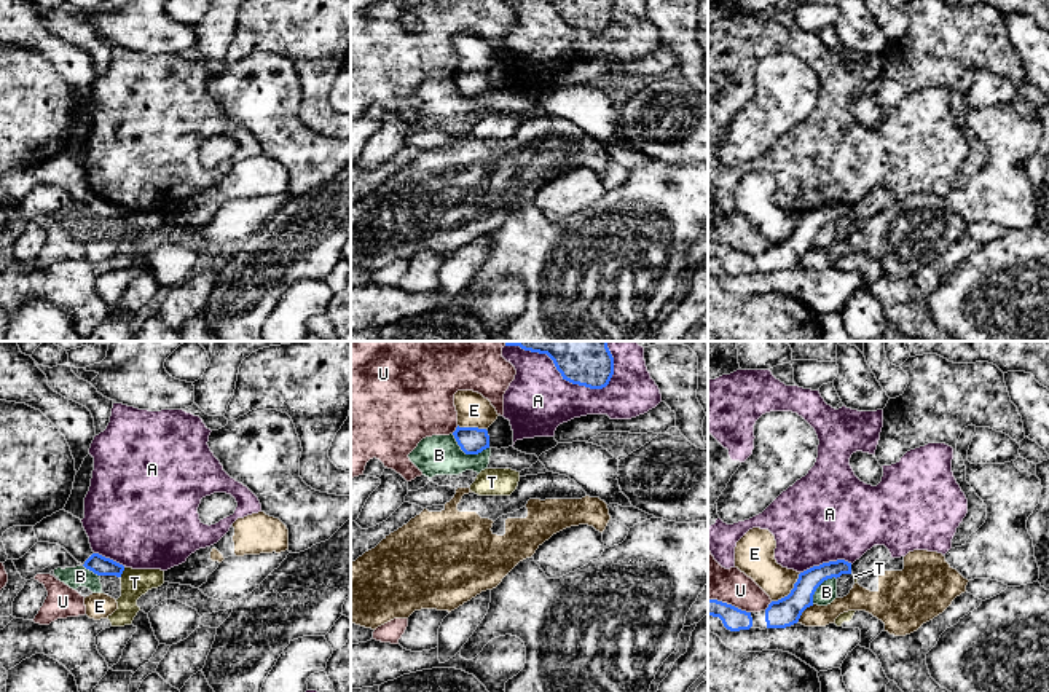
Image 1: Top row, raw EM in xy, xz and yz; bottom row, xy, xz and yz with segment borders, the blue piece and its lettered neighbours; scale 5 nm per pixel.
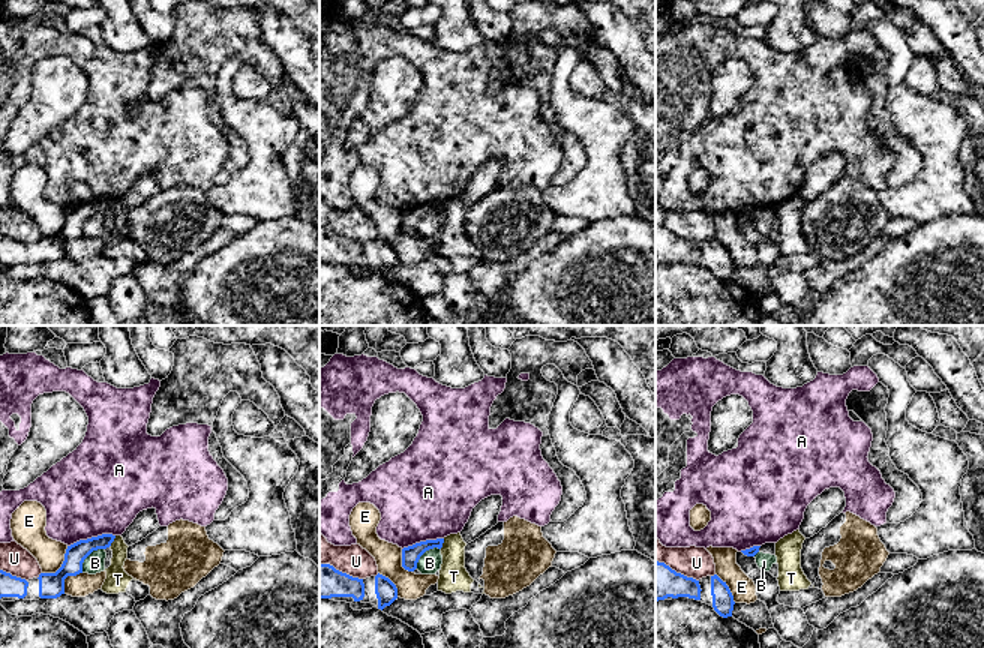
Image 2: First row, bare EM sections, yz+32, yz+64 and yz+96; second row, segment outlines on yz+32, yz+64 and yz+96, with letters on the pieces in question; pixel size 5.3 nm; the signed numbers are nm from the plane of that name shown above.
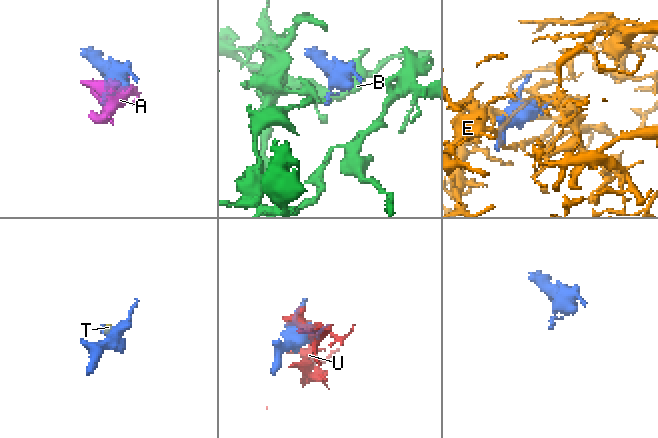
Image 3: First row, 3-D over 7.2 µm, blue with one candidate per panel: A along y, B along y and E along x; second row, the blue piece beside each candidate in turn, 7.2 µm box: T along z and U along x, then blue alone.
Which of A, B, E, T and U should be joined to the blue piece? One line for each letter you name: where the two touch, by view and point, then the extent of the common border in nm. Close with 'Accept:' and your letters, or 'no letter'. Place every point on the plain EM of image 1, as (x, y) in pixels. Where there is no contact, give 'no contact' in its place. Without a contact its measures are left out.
Accept: no letter

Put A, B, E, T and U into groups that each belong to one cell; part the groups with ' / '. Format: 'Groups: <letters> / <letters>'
Groups: A / B / E / T / U

